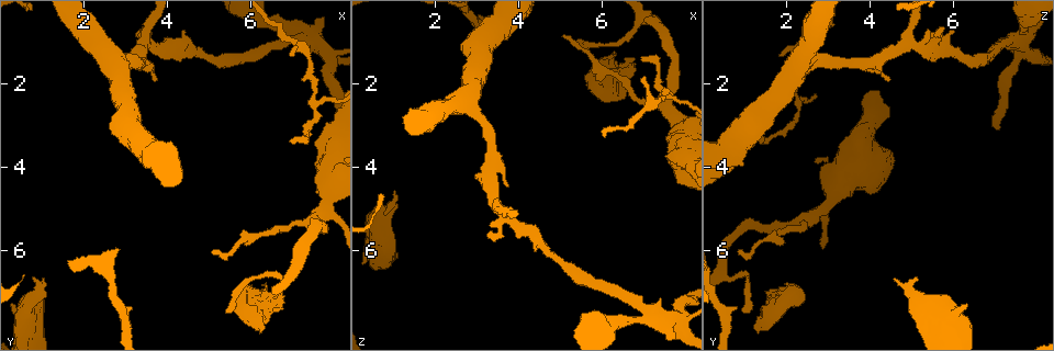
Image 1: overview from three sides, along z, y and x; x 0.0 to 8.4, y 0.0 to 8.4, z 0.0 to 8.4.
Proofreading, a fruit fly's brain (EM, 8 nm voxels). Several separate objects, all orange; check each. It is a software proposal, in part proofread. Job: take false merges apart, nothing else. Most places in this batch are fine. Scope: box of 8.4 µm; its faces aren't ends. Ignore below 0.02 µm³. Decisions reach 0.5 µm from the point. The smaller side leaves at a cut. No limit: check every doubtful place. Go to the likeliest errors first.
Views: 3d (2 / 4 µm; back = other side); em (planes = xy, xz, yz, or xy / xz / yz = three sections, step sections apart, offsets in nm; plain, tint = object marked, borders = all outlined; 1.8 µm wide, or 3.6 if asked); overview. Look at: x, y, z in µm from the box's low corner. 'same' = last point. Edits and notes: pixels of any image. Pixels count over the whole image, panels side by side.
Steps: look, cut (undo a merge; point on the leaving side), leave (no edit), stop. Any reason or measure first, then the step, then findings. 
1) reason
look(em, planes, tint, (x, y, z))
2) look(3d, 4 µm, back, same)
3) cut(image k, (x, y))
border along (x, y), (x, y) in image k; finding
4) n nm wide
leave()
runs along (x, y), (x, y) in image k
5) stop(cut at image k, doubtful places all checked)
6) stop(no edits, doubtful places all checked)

a fork
look(3d, 4 µm, (3.45, 1.00, 4.95))

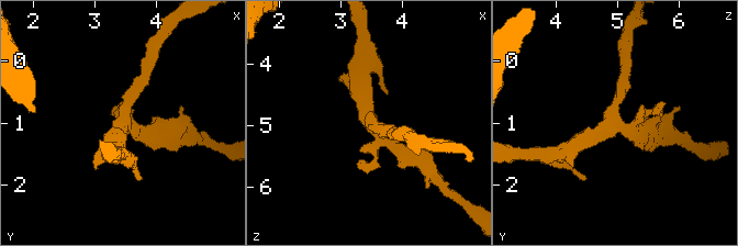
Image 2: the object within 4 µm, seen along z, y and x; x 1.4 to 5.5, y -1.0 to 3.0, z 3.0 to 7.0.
look(em, planes, tint, (3.45, 1.05, 4.90))

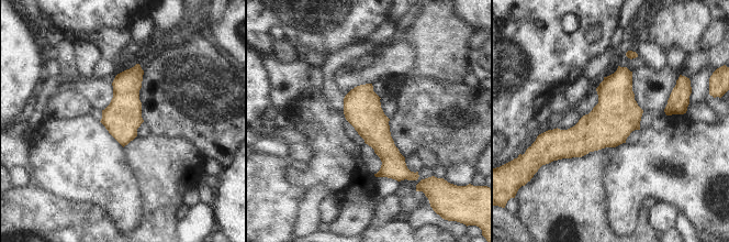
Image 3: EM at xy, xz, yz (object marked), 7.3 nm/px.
leave()
runs along (357, 89), (363, 112), (403, 176) in image 3; continuous, no second neuron

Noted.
three-way junction
look(3d, 4 µm, (6.95, 0.75, 7.65))

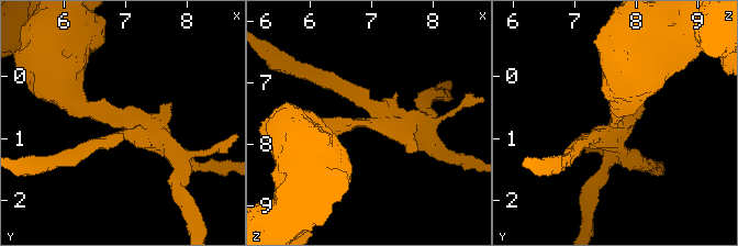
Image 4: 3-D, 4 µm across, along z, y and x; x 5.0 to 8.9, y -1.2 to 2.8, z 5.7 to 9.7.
shape alone is not enough
look(em, planes, tint, (7.00, 0.75, 7.65))

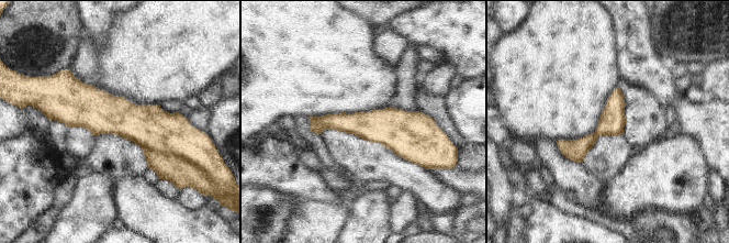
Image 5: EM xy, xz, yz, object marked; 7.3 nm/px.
leave()
one neuron here

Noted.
thin arm on a thick one
look(em, planes, tint, (7.50, 5.25, 2.50))

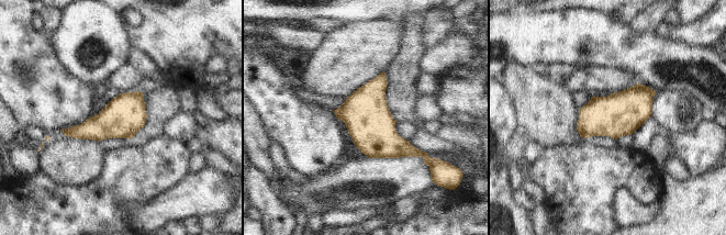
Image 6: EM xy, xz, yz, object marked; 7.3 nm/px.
300 nm wide
leave()
one neuron here

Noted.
arms part here
look(em, yz, step 8, tint, (7.50, 2.45, 2.30))

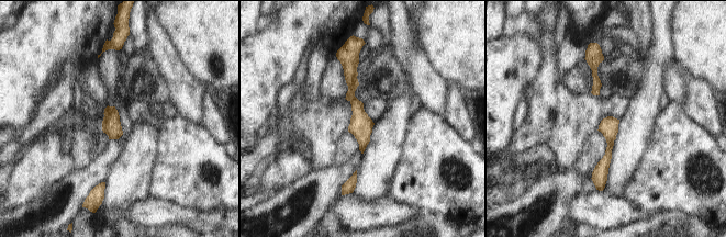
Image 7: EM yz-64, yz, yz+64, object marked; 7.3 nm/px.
another direction
look(em, planes, borders, same)

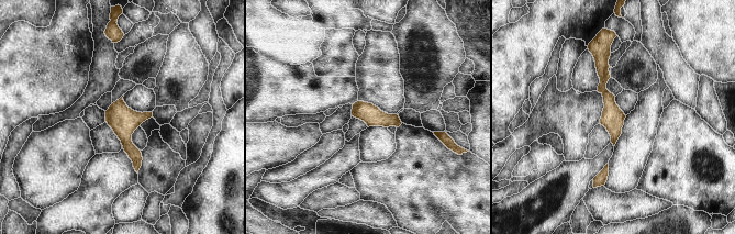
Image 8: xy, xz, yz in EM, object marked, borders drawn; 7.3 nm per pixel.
leave()
runs along (602, 51), (613, 140) in image 8; all the same neuron

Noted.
thick turns thin
look(3d, 4 µm, (7.95, 4.55, 3.20))

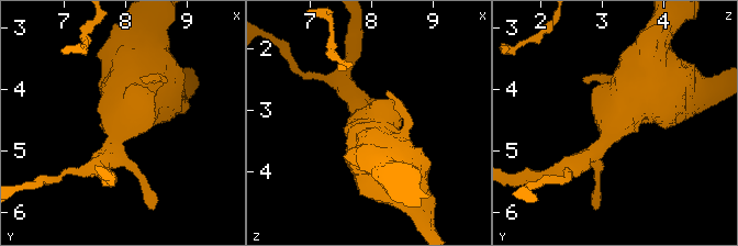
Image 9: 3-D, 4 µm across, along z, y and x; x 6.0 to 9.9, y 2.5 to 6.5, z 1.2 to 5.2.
look(em, xz, step 8, tint, (8.00, 4.55, 3.20))

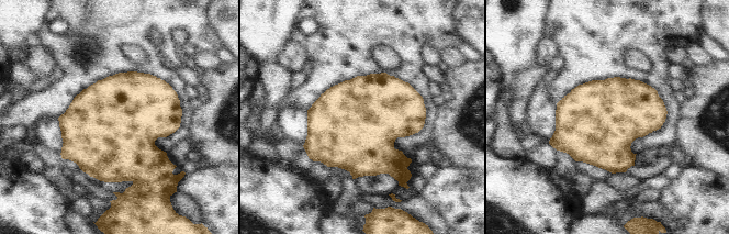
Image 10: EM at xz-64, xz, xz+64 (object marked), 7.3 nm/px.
600 nm wide
leave()
all the same neuron

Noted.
calibre changes
look(em, xy, step 4, tint, (7.70, 1.15, 7.60))

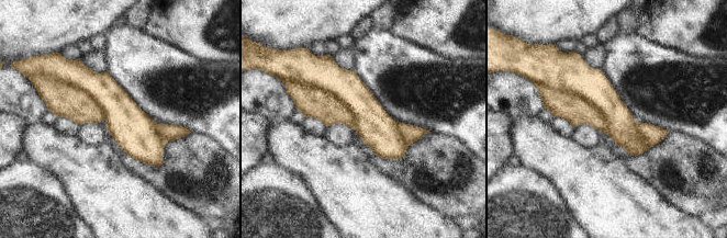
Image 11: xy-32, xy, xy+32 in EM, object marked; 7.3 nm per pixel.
leave()
one neuron here

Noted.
stop(no edits, doubtful places all checked)

